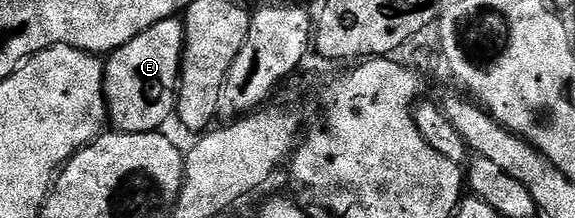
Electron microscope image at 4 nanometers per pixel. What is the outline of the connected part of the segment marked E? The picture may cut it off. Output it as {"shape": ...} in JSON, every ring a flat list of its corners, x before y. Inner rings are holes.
{"shape":[[180,18,164,19,139,33,127,45,104,60,105,109,107,119,122,135,148,135,156,132,177,105,181,74,181,54,185,48,185,24]]}

